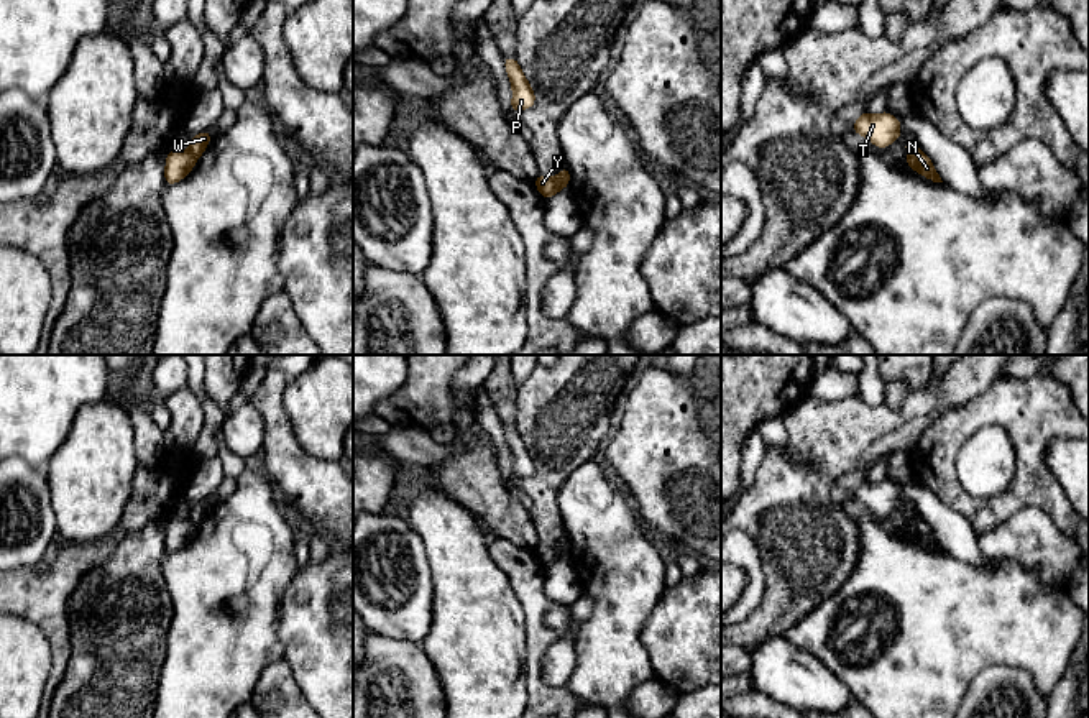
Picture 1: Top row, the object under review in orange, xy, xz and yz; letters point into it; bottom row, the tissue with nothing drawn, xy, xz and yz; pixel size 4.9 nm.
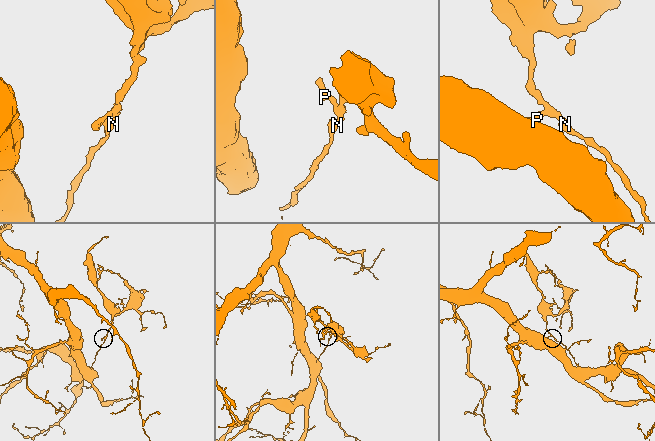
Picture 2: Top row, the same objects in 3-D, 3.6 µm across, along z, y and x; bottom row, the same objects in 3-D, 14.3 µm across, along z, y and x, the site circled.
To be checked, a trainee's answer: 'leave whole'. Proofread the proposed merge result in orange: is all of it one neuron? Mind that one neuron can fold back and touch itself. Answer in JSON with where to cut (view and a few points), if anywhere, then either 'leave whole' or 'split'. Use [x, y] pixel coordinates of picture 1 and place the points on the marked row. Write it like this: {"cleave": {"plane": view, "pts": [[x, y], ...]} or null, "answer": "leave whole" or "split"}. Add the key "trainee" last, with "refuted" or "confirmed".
{"cleave": {"plane": "xz", "pts": [[557, 176], [565, 186]]}, "answer": "split", "trainee": "refuted"}

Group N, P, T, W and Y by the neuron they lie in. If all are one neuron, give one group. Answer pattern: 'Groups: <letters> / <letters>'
Groups: N Y / P T W

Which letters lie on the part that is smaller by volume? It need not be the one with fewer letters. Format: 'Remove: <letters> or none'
Remove: P, T, W

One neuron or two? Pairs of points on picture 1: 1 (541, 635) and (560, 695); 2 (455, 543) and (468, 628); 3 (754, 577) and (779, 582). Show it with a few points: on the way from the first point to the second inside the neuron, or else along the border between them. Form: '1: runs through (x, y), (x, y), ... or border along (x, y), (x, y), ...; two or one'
1: runs through (536, 653), (534, 681), (542, 689); one
2: runs through (460, 564), (462, 572), (468, 579), (468, 607); one
3: border along (758, 543), (764, 593), (748, 615); two

